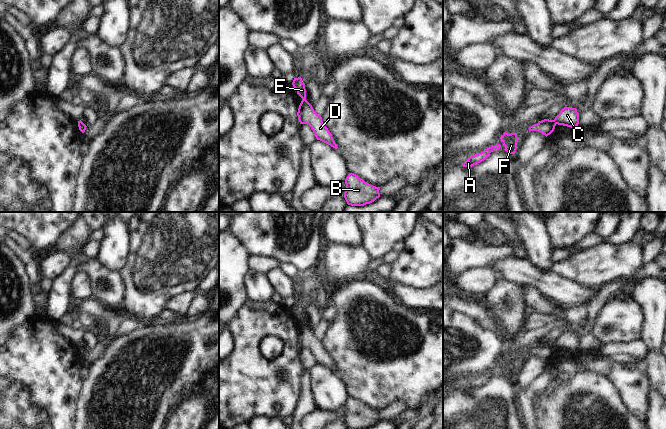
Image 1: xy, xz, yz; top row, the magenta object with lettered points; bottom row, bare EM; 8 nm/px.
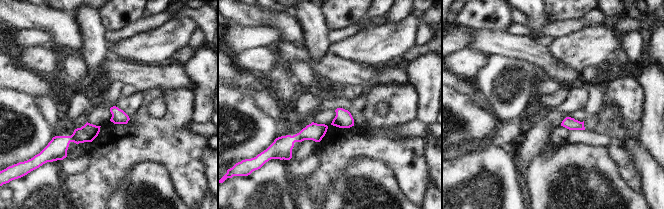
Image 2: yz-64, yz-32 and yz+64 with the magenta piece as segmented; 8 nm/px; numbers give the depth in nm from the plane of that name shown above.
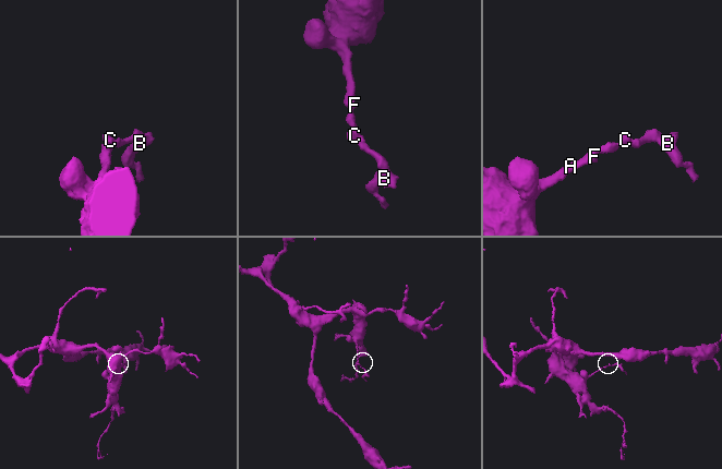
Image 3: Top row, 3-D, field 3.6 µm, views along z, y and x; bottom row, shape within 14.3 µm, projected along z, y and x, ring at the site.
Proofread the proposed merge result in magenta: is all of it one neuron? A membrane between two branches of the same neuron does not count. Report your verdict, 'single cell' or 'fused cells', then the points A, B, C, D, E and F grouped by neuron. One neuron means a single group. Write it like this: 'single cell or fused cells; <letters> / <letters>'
fused cells; A E F / B C D

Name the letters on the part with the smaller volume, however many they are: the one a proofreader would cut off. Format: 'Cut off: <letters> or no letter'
Cut off: B, C, D

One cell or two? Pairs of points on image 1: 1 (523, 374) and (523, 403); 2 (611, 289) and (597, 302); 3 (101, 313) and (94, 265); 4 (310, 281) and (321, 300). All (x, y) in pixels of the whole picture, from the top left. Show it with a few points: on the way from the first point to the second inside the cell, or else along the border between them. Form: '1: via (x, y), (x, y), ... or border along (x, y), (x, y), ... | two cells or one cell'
1: via (523, 381), (523, 396) | one cell
2: via (608, 291), (600, 299) | one cell
3: border along (91, 297), (101, 305), (122, 314) | two cells
4: via (315, 285), (321, 291), (321, 295) | one cell

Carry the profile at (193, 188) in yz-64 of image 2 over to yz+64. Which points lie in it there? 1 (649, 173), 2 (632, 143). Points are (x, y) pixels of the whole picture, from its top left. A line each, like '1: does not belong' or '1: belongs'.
1: does not belong
2: does not belong

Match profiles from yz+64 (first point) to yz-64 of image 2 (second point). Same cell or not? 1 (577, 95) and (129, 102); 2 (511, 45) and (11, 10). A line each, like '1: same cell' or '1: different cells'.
1: different cells
2: different cells

